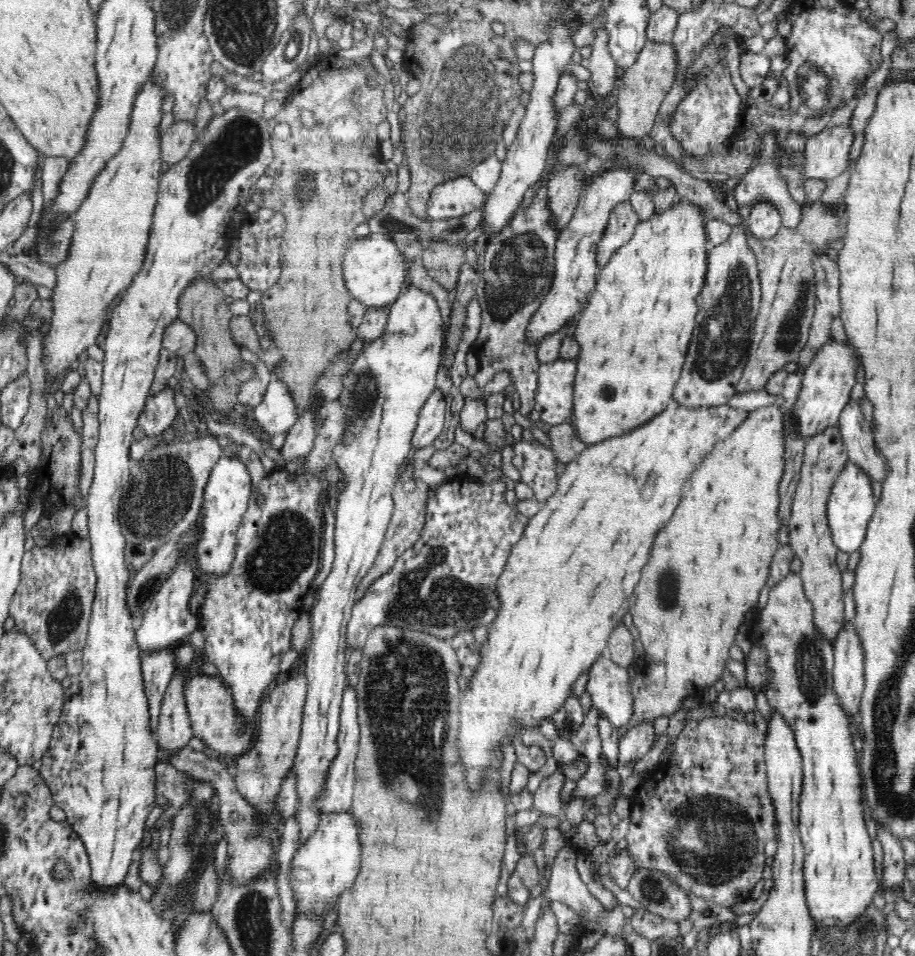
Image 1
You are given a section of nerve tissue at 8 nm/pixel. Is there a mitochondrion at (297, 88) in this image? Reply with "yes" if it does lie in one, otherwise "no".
no

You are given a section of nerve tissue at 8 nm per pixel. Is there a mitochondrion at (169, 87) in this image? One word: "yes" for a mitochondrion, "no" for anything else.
no

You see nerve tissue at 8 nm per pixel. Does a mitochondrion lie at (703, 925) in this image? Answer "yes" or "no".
no

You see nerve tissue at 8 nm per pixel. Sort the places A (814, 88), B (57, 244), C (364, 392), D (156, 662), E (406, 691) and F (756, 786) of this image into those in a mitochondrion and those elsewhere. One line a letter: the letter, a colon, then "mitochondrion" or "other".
A: mitochondrion
B: mitochondrion
C: mitochondrion
D: other
E: mitochondrion
F: other

